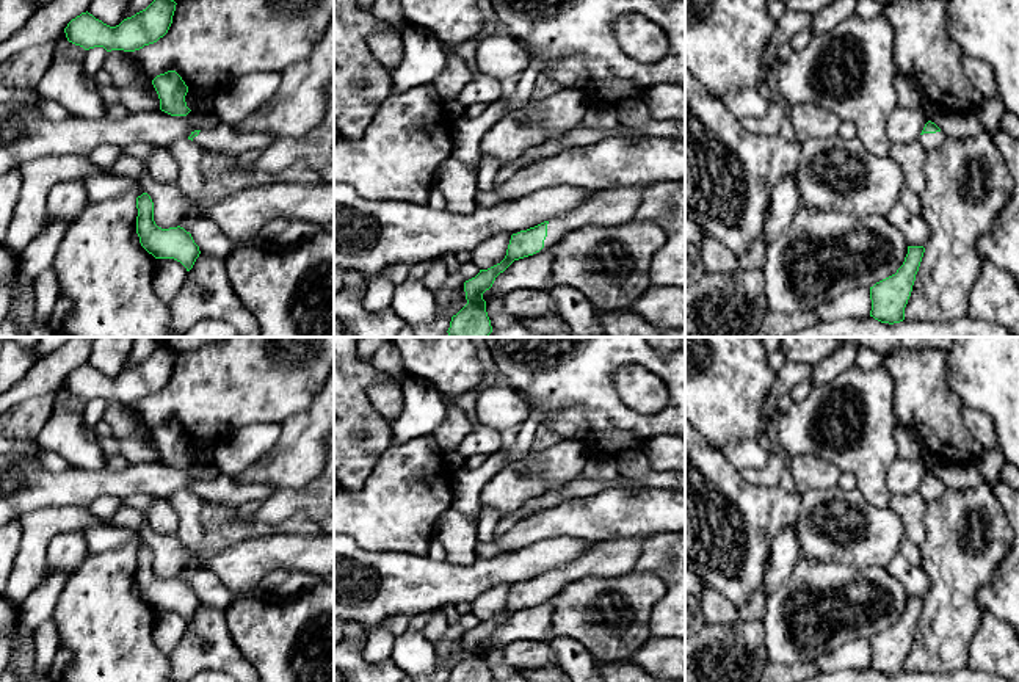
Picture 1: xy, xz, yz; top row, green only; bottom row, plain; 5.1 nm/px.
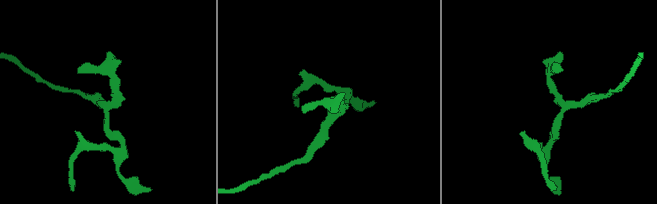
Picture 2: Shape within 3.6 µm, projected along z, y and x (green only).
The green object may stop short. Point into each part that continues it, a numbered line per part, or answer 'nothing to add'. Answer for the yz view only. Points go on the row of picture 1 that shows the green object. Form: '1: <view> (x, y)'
1: yz (927, 140)

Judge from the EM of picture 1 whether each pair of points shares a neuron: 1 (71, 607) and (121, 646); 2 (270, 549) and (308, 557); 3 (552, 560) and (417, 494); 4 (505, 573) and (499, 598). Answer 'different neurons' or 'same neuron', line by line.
1: same neuron
2: same neuron
3: different neurons
4: different neurons

